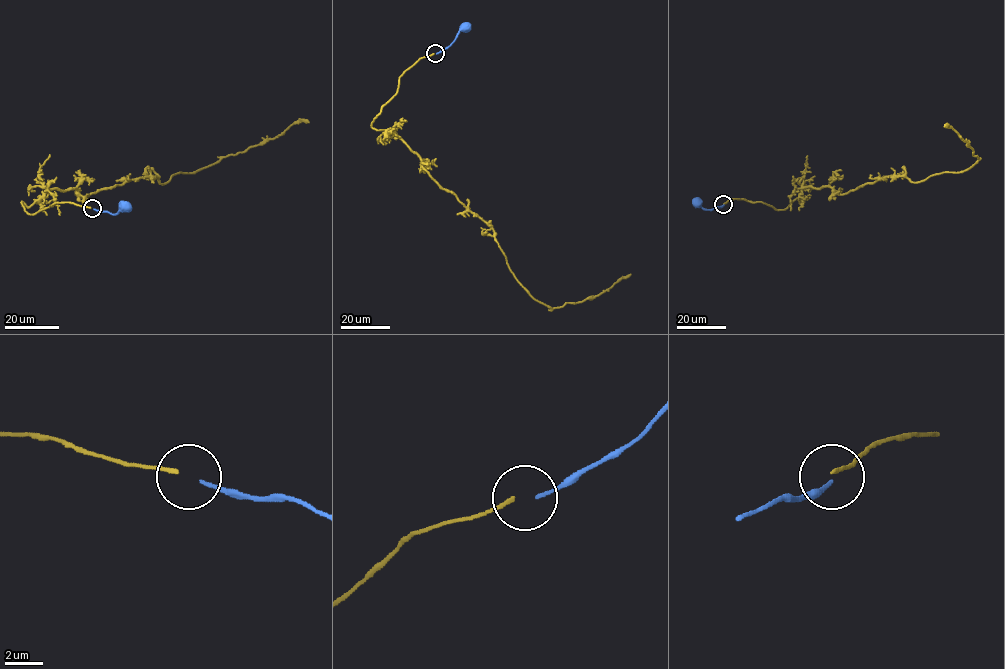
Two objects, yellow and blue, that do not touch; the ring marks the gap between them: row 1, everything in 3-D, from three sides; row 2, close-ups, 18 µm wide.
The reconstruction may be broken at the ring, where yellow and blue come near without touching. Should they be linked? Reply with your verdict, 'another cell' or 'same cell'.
another cell

